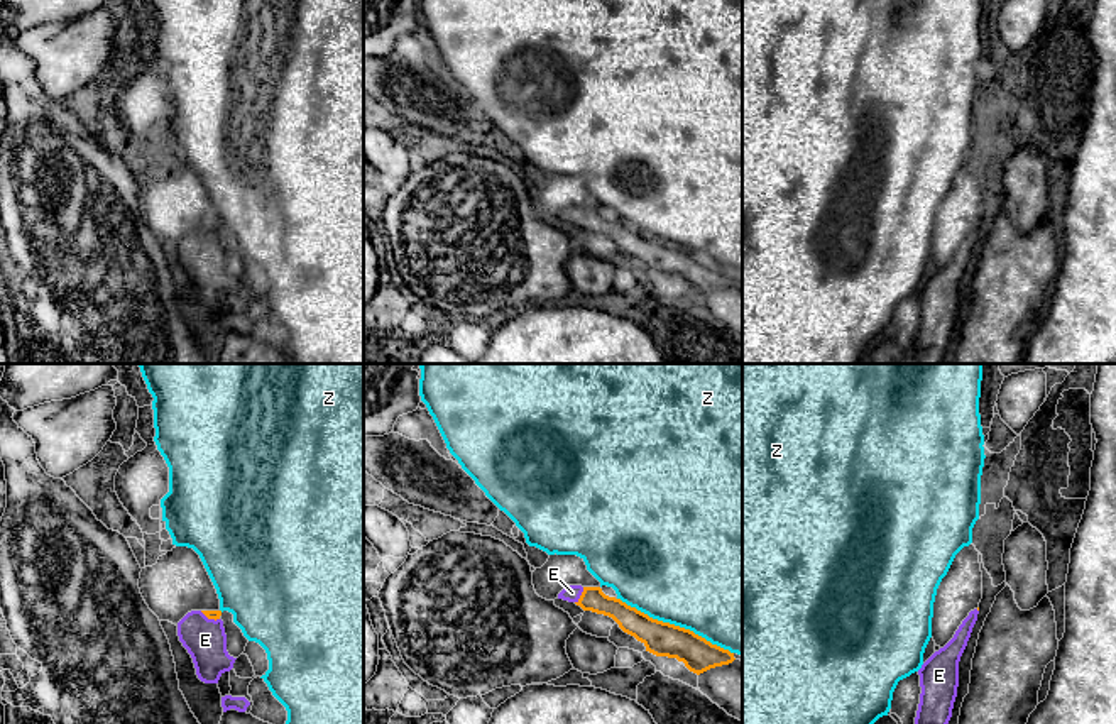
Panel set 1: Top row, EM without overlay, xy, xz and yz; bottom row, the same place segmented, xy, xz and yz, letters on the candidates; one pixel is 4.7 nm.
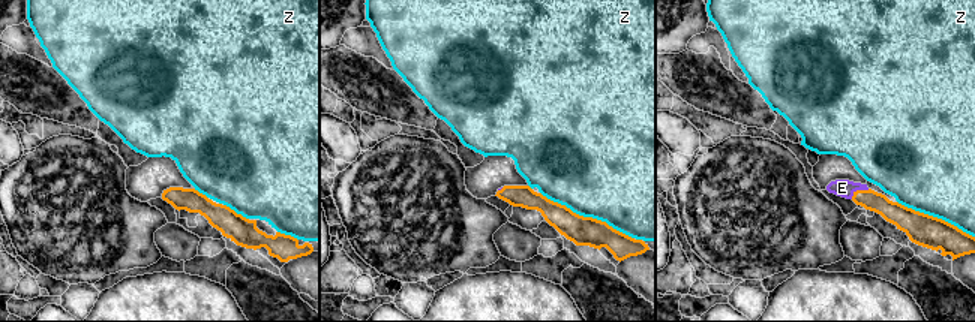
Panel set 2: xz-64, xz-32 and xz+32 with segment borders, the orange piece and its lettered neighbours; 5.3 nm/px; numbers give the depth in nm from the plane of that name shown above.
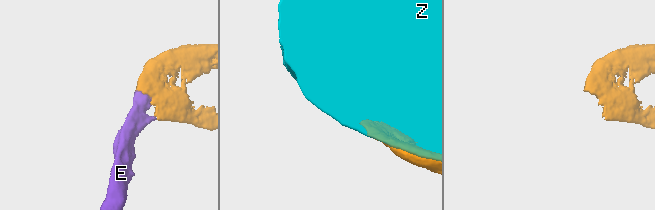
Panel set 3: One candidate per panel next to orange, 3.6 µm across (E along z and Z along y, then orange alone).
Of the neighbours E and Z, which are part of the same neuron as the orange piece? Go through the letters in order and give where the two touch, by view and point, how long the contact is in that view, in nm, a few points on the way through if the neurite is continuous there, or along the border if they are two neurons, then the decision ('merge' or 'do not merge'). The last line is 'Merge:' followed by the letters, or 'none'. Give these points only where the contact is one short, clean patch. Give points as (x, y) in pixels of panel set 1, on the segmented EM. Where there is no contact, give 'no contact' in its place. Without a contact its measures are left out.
E: meets orange in xz at (580, 596); contact 90 nm long; merge
Z: meets orange in xz at (673, 625); contact 600 nm long; do not merge
Merge: E

